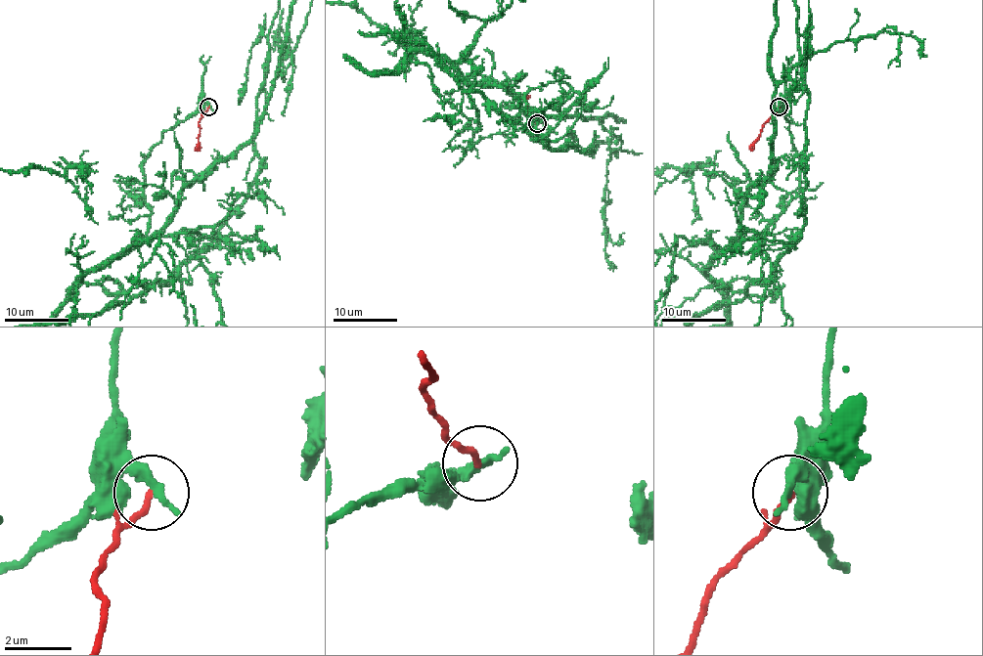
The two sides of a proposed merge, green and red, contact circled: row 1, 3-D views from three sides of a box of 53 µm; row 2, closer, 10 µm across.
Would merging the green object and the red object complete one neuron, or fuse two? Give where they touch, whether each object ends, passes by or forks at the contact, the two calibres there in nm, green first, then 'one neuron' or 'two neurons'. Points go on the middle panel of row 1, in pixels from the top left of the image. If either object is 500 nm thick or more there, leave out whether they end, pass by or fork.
at (537, 123); green ends there; red ends there; 340 nm thick on the green side, 180 nm on the other; two neurons

